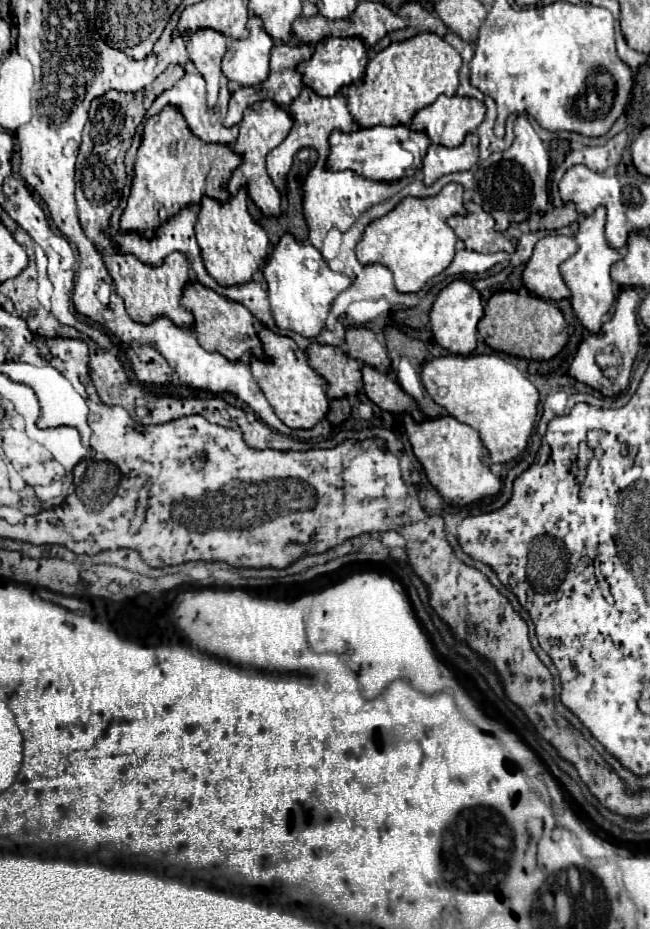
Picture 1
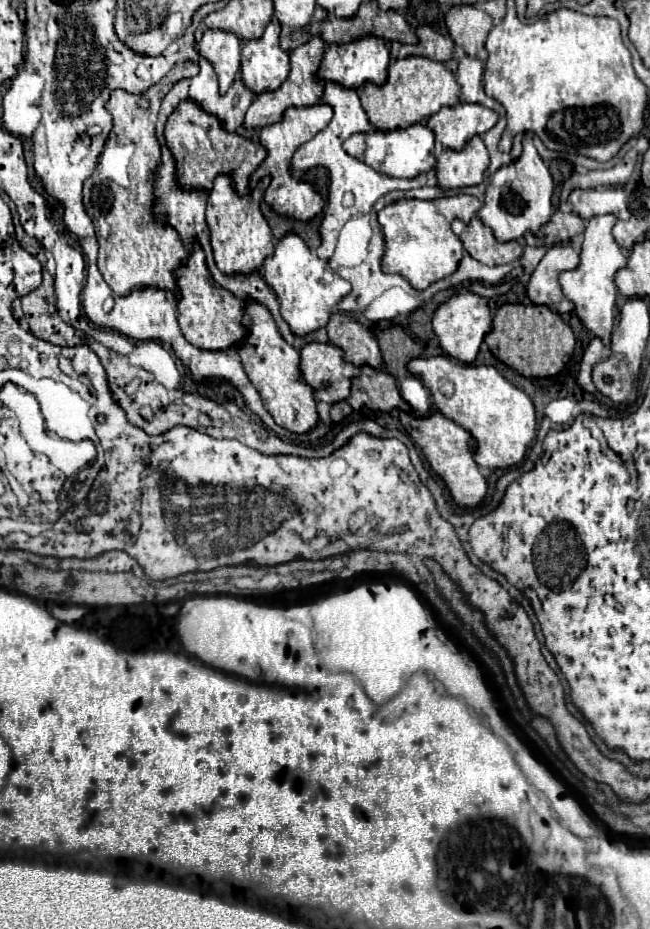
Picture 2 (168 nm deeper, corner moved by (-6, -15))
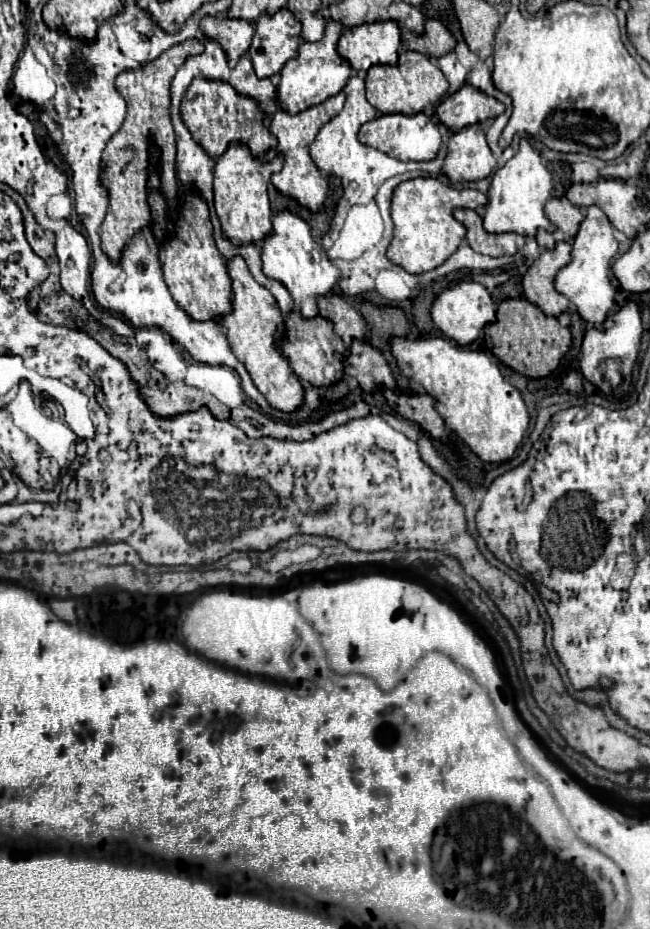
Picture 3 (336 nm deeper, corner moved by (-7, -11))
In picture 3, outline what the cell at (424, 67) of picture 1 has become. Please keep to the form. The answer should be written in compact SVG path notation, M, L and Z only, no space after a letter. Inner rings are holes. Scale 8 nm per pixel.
M404 51L398 59L398 65L374 65L366 75L366 99L382 115L416 115L426 105L438 103L446 91L448 79L444 73L430 61L430 57L416 51Z

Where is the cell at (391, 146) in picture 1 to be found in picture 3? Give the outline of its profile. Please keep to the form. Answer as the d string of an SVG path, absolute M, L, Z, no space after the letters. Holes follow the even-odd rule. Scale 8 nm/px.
M424 113L418 115L382 115L370 123L364 123L358 131L358 141L370 145L398 161L430 161L436 157L440 149L440 131L438 125L426 117Z

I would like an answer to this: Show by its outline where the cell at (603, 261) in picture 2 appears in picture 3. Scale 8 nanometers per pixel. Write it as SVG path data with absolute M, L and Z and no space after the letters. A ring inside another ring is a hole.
M590 207L574 239L572 261L556 275L556 291L568 297L568 301L576 305L580 317L590 325L594 325L596 329L604 327L608 311L614 305L616 291L610 283L610 267L616 257L618 257L618 243L614 239L614 229L608 217L600 207Z

